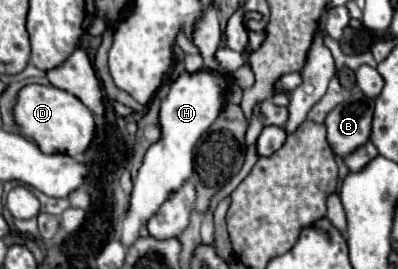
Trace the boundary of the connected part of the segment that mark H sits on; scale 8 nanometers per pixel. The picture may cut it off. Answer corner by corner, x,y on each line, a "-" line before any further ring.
181,73
181,77
171,85
171,91
167,99
161,103
161,139
149,147
145,153
143,165
137,173
137,179
133,179
133,193
131,193
131,207
129,213
123,219
123,235
121,243
127,247
133,243
133,239
139,237
141,225
161,207
165,199
173,191
177,191
189,177
191,177
191,159
195,143
201,139
201,135
213,125
217,115
223,109
225,103
225,91
229,87
229,79
219,73

